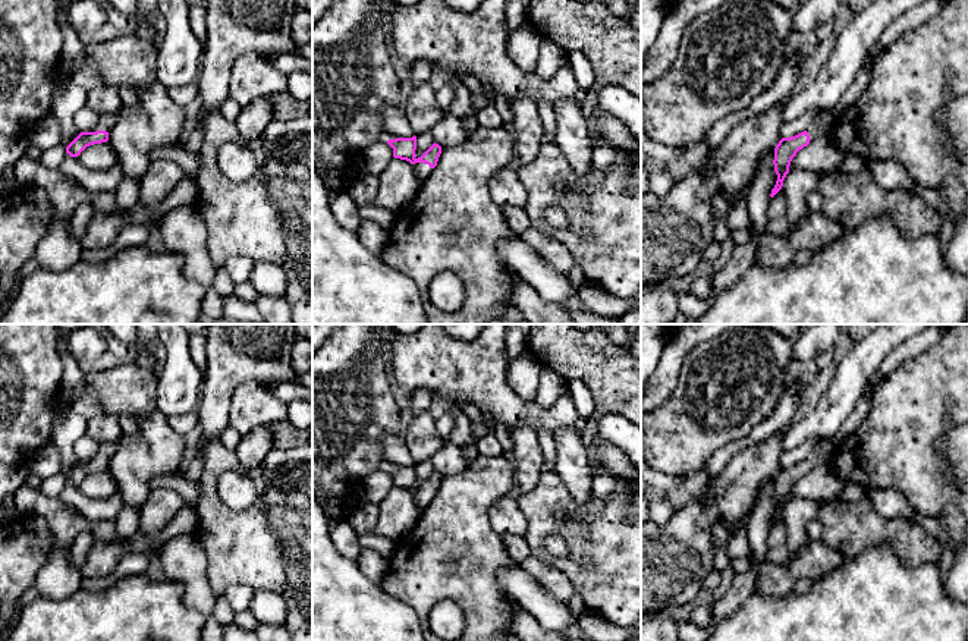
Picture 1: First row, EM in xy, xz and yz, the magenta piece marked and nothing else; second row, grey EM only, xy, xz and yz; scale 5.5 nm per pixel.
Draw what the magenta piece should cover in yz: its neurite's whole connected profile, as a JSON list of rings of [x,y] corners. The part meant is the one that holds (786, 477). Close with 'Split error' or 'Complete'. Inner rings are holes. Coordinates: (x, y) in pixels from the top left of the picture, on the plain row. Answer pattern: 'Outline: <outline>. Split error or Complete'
Outline: [[[832,437],[821,439],[821,442],[814,446],[814,449],[804,461],[791,466],[782,466],[779,469],[779,472],[774,477],[773,488],[777,509],[774,516],[771,518],[771,527],[782,518],[783,509],[789,502],[791,490],[796,484],[796,481],[807,475],[813,468],[827,464],[833,449],[835,447],[832,443]]]. Split error

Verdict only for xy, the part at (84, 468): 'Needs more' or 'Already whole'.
Needs more

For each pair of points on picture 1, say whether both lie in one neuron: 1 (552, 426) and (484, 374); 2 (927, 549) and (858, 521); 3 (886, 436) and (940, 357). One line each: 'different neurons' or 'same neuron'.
1: same neuron
2: same neuron
3: same neuron

